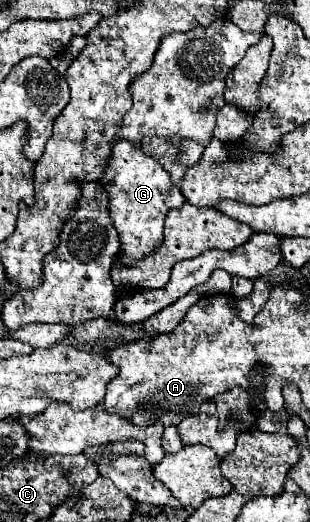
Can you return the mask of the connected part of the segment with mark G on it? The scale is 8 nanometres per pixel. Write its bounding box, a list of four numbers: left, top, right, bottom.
[102,139,186,265]

